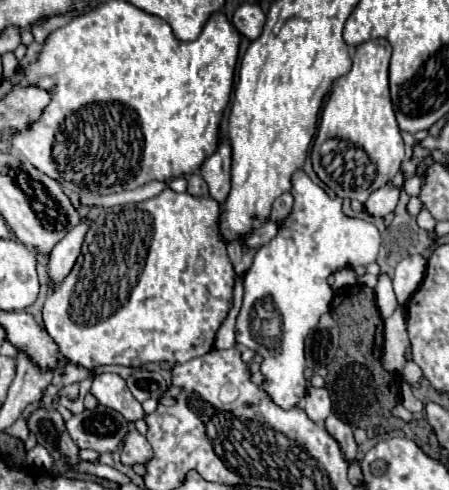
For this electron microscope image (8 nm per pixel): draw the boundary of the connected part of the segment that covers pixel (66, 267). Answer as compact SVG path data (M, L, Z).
M81 218L81 222L53 248L49 262L47 262L47 272L55 286L59 286L63 282L63 278L71 272L71 268L81 252L81 244L83 244L87 230L89 230L89 222L85 218Z

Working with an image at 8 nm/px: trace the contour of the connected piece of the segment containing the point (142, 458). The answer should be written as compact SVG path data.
M129 424L129 434L125 438L125 446L121 450L121 464L123 466L135 466L135 464L147 464L151 460L151 444L141 436L133 424Z

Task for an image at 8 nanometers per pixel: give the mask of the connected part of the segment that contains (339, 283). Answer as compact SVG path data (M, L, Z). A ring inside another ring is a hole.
M349 268L337 270L337 272L335 272L335 284L333 284L333 288L351 286L351 284L355 284L355 282L357 282L357 274L355 274L353 270L349 270Z

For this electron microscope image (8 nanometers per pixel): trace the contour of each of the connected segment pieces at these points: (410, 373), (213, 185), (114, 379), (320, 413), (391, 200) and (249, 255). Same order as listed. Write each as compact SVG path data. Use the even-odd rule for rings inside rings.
M409 360L407 364L405 364L405 370L403 370L403 378L405 378L405 382L407 384L417 384L421 378L423 378L423 374L421 374L421 368L413 362L413 360Z
M221 136L215 154L211 154L201 166L201 178L209 186L211 198L225 202L231 188L231 146Z
M117 374L97 376L91 384L91 392L99 400L99 404L117 410L129 422L137 422L137 420L145 418L145 410L141 408L141 404L129 392L127 382Z
M311 386L303 400L303 410L313 422L325 422L325 418L331 414L331 400L327 390Z
M391 182L379 190L375 190L367 202L365 202L365 210L369 216L377 216L377 218L385 218L387 214L391 214L395 210L399 202L399 188L395 188Z
M229 242L229 246L227 246L227 254L229 254L231 262L233 262L235 272L237 272L241 278L243 278L243 276L245 276L245 272L249 270L249 266L252 264L255 252L259 249L260 246L250 249L249 251L244 251L239 242Z

